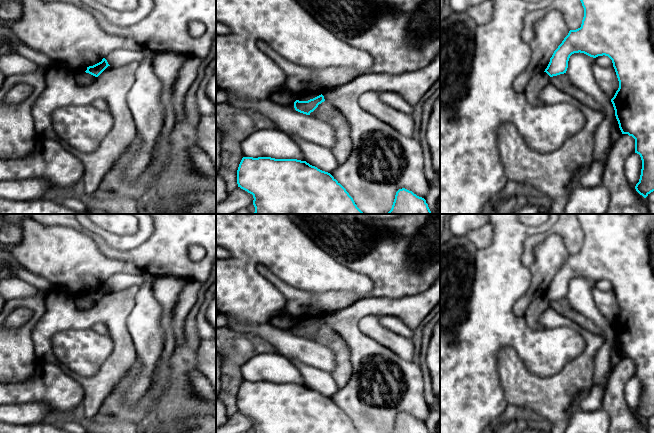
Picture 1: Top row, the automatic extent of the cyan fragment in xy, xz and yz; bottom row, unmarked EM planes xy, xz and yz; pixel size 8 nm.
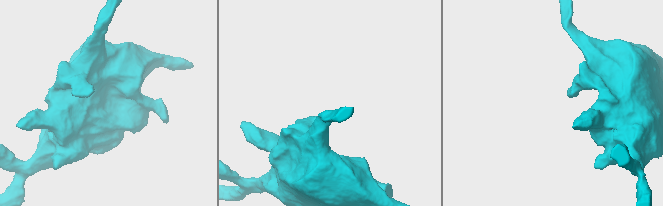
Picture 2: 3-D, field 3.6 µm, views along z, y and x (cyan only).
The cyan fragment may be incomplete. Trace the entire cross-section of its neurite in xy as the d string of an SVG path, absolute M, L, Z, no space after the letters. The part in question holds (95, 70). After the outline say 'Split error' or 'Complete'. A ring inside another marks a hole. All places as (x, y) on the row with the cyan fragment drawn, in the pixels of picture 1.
M105 58L101 62L87 67L86 73L89 73L95 77L98 77L108 66L110 66Z. Complete

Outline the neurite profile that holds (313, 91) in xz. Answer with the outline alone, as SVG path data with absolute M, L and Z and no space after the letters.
M312 85L309 86L308 90L306 93L301 95L297 100L299 101L308 101L310 99L313 99L319 95L321 95L323 90L319 88L318 86Z

